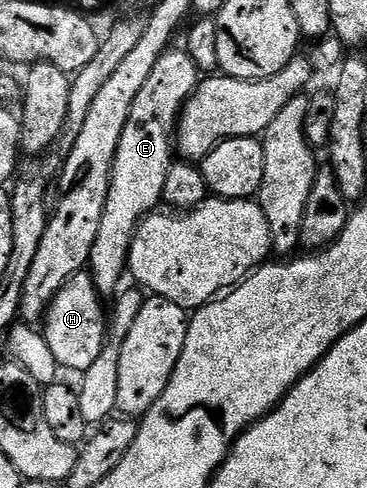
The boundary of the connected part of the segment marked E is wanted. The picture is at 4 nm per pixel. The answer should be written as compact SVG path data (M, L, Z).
M171 46L167 48L152 66L152 74L144 82L140 94L136 94L136 102L132 102L132 114L128 114L128 122L124 126L124 134L120 134L120 146L116 146L116 156L112 162L112 174L110 175L110 189L108 198L104 202L104 216L100 218L100 230L96 230L96 240L92 242L88 271L98 293L111 294L119 291L118 283L128 272L130 258L130 243L134 241L134 231L139 224L151 215L162 204L162 191L164 190L164 178L168 178L168 170L172 163L172 137L176 132L178 113L182 111L182 105L186 103L194 89L200 83L200 73L196 62L186 53L185 47Z

